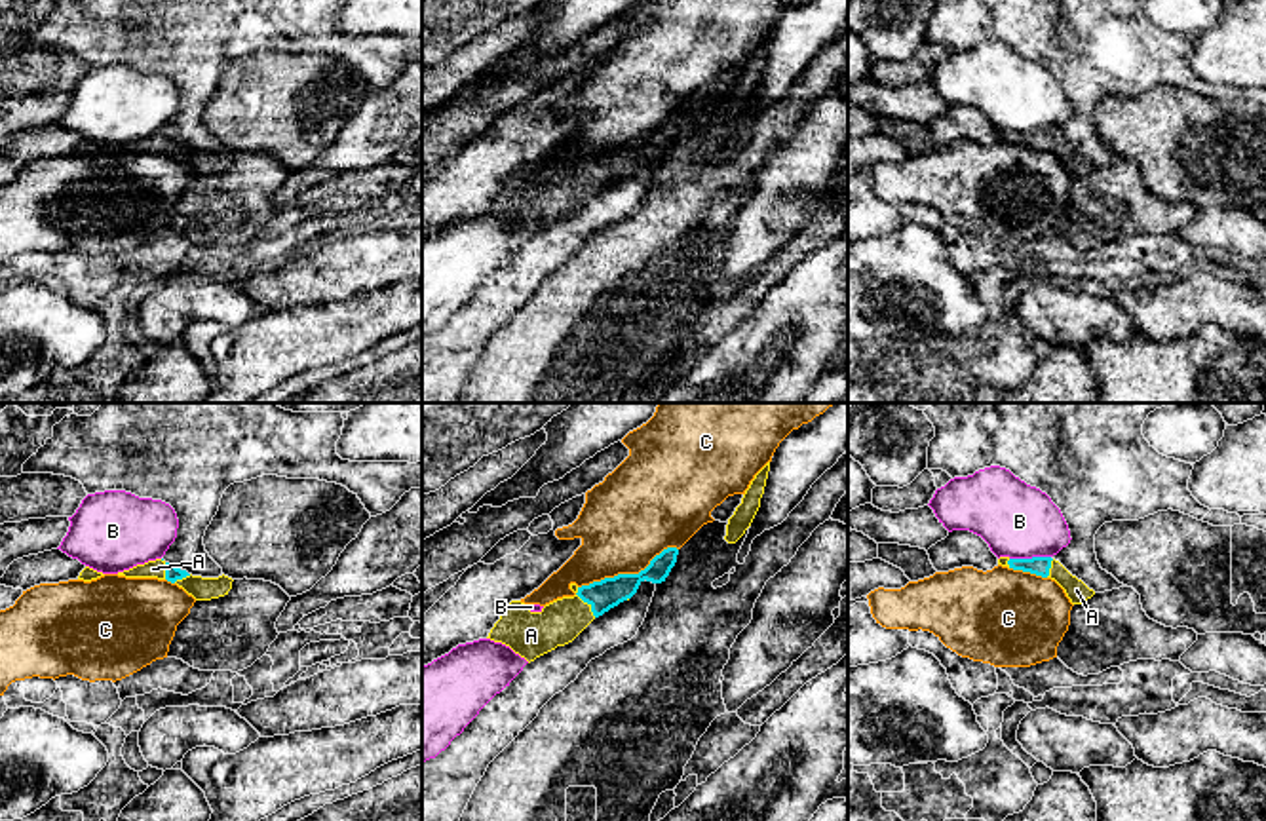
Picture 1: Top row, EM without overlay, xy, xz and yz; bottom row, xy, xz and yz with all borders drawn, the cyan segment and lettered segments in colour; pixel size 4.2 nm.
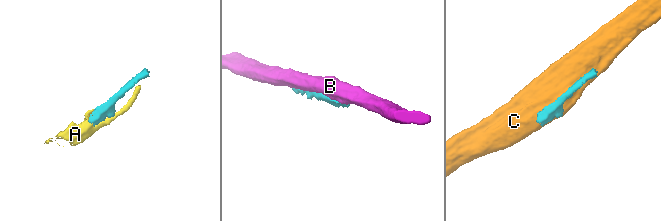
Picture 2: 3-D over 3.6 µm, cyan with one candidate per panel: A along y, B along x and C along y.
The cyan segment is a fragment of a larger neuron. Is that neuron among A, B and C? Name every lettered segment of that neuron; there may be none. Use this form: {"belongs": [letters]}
{"belongs": ["A"]}

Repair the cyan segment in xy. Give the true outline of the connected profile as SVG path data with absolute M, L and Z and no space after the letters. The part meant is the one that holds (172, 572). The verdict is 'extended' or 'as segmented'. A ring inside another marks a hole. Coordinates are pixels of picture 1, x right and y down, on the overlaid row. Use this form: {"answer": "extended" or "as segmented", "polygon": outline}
{"answer": "extended", "polygon": "M162 559L137 564L129 570L118 572L118 576L167 580L182 587L196 601L211 601L211 599L224 597L232 589L232 582L234 582L224 574L219 578L192 576L186 570L181 570L175 564L169 564Z"}

